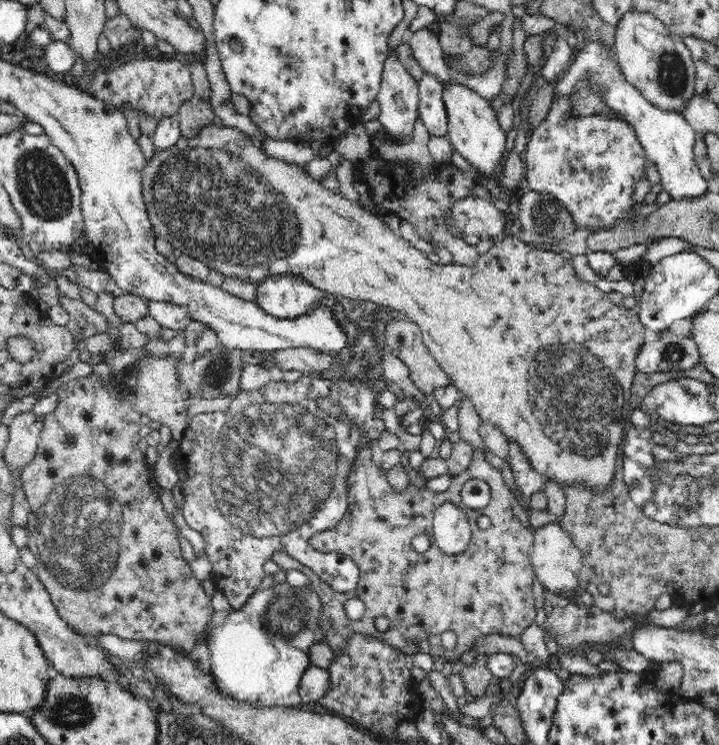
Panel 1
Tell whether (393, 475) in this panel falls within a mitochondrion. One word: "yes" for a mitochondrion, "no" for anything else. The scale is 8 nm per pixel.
no

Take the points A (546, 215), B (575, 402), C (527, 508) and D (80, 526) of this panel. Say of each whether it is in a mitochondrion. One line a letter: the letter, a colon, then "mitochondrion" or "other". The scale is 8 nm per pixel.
A: mitochondrion
B: mitochondrion
C: other
D: mitochondrion

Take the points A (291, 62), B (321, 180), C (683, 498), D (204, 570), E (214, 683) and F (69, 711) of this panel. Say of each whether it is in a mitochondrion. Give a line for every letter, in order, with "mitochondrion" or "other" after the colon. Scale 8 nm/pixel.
A: mitochondrion
B: other
C: mitochondrion
D: other
E: other
F: mitochondrion

